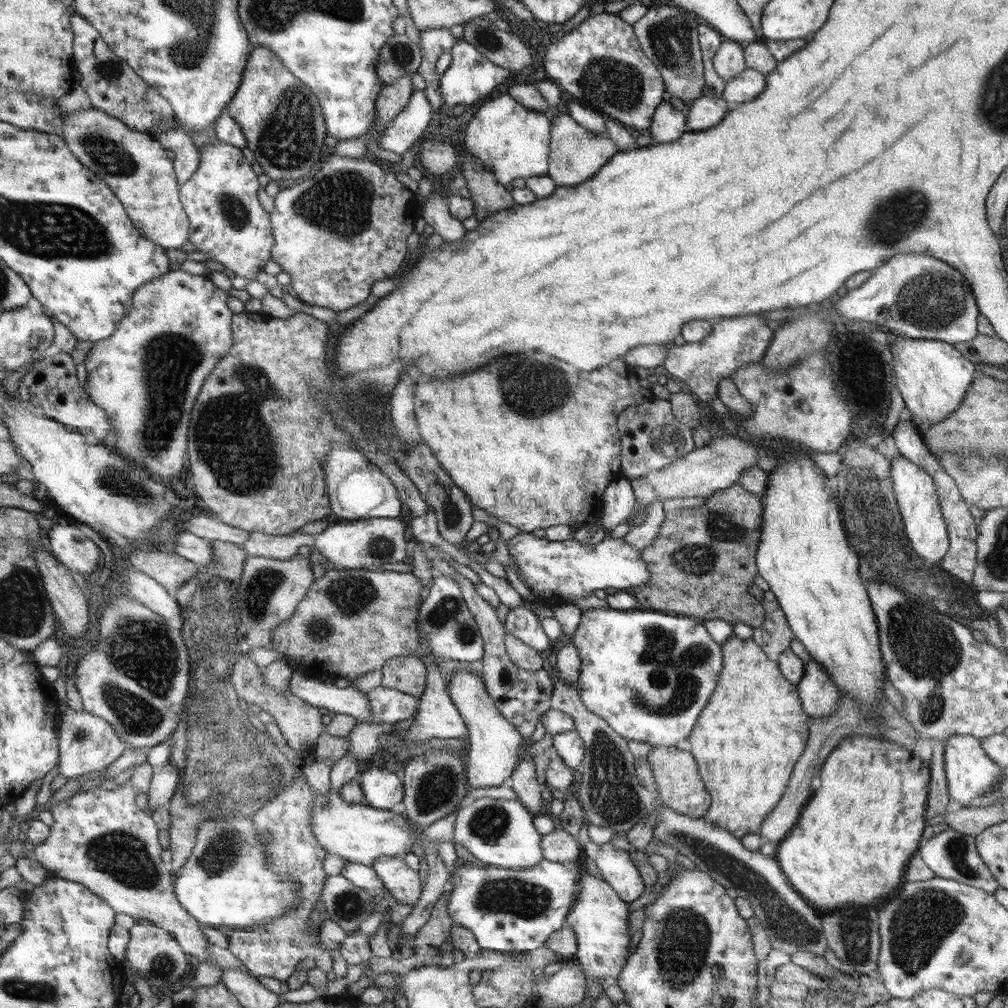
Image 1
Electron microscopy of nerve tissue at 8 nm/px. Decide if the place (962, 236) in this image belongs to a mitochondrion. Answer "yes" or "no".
no

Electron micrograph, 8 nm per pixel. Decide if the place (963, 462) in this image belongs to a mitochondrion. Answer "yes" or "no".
yes

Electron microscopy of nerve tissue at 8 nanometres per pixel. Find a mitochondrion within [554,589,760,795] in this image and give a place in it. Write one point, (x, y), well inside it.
(673, 688)

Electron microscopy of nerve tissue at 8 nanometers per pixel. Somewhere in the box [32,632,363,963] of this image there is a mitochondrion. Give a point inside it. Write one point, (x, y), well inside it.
(123, 856)

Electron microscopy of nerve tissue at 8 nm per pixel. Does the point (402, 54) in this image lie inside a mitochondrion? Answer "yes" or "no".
yes

